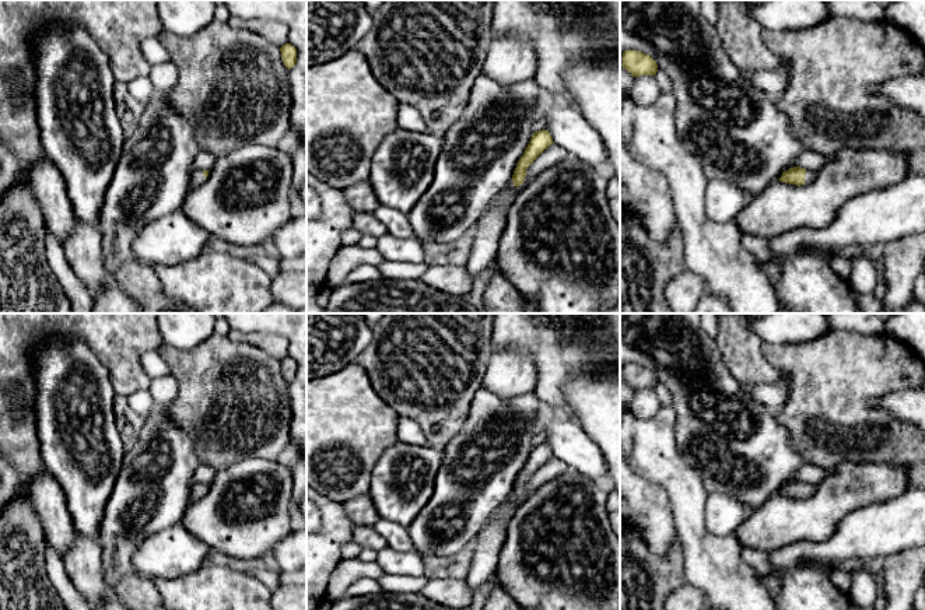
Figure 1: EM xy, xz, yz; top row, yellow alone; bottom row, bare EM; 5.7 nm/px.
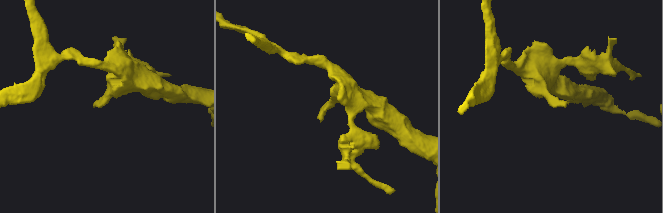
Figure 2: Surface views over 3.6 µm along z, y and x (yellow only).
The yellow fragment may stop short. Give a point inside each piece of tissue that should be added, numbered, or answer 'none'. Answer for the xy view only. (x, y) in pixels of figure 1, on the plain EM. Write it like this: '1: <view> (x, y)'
1: xy (196, 490)

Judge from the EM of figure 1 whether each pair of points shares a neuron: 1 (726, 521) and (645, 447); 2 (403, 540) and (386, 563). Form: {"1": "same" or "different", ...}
{"1": "different", "2": "different"}

